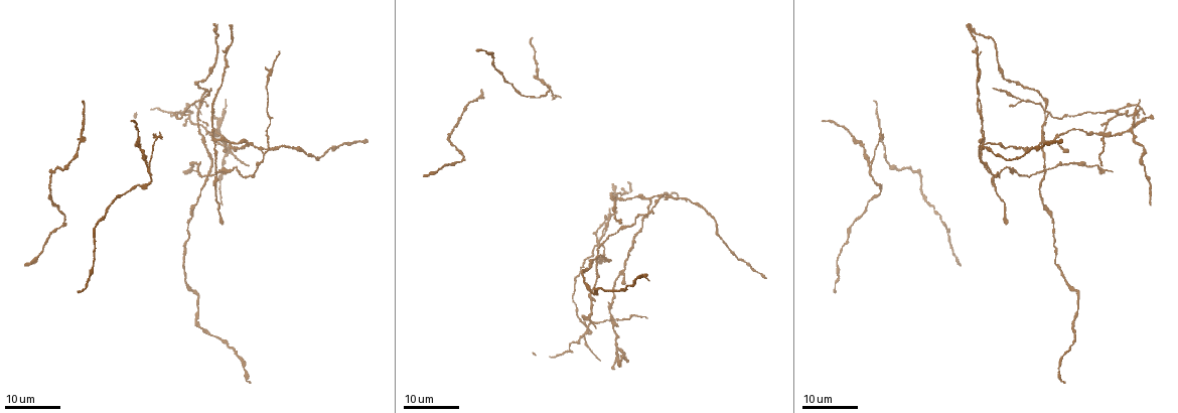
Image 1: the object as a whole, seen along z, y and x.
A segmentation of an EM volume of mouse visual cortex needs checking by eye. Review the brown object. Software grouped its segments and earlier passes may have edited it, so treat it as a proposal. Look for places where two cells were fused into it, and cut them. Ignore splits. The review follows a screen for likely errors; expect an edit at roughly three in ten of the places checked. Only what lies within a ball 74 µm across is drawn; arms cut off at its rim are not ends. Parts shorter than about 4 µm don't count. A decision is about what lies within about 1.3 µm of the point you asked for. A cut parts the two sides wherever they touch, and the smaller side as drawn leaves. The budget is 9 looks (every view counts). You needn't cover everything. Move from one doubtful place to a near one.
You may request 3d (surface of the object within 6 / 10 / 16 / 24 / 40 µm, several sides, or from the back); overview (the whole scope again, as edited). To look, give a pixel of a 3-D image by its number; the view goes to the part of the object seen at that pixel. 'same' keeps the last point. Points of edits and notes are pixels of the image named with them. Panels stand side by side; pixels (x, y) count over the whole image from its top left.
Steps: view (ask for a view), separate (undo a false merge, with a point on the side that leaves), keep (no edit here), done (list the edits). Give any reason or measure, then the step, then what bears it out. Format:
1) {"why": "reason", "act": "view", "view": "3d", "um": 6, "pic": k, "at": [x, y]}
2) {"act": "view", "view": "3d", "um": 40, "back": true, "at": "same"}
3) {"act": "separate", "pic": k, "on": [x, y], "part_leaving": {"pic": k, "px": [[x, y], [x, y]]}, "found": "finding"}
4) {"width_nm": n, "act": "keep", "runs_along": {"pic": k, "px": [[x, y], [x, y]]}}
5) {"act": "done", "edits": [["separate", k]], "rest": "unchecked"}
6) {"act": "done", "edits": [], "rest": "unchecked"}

{"why": "three-way junction", "act": "view", "view": "3d", "um": 16, "pic": 1, "at": [1130, 130]}

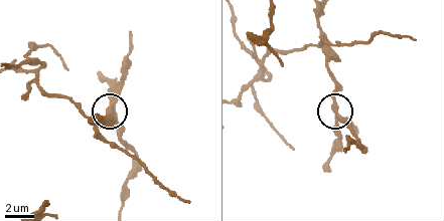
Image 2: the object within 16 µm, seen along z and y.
{"why": "zoom in", "act": "view", "view": "3d", "um": 10, "pic": 2, "at": [337, 114]}

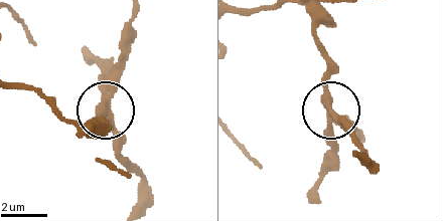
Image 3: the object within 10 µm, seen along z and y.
{"arms": 3, "act": "separate", "pic": 3, "on": [116, 138], "found": "a second cell is stuck on"}

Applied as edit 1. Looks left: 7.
{"act": "view", "view": "overview"}

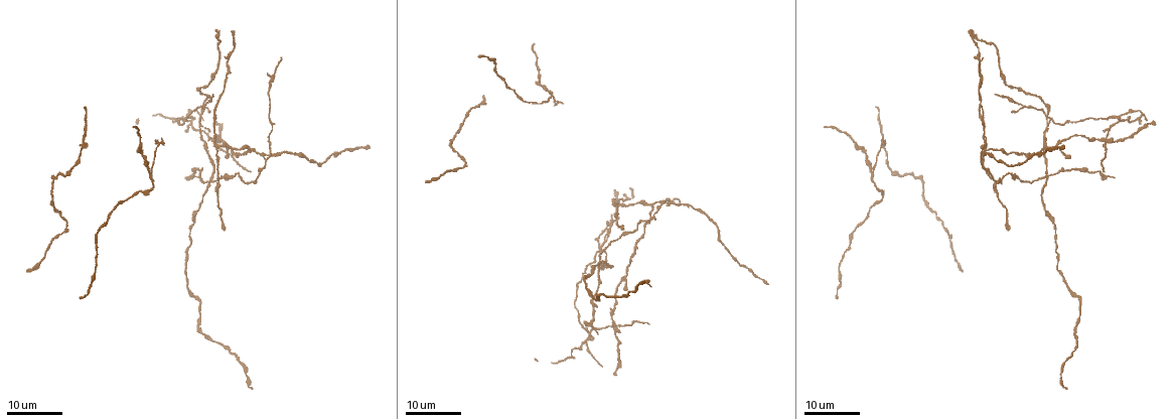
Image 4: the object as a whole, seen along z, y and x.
{"why": "side arm on a straight run", "act": "view", "view": "3d", "um": 16, "pic": 4, "at": [217, 147]}

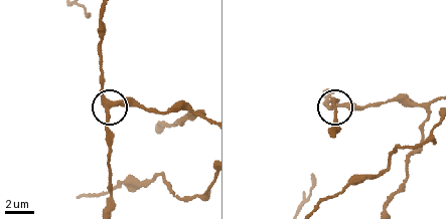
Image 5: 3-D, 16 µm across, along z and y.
{"act": "view", "view": "3d", "um": 6, "pic": 5, "at": [106, 106]}

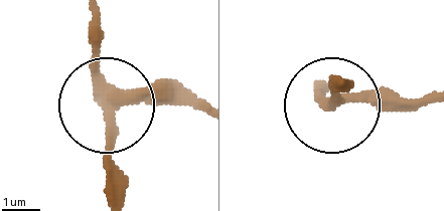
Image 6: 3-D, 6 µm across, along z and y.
{"side_arm_um": 67, "act": "keep", "runs_along": {"pic": 6, "px": [[197, 107], [114, 103], [91, 10]]}, "found": "continuous, no second cell"}

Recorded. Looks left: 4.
{"why": "looks like a crossing", "act": "view", "view": "3d", "um": 24, "pic": 4, "at": [612, 328]}

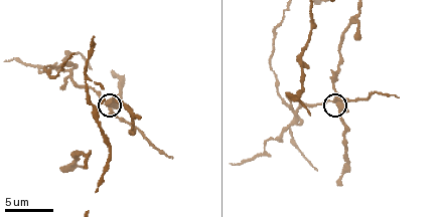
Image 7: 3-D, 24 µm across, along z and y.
{"act": "view", "view": "3d", "um": 10, "pic": 7, "at": [335, 101]}

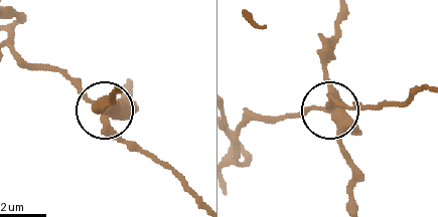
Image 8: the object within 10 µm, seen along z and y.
{"width_nm": 360, "act": "separate", "pic": 8, "on": [81, 89], "found": "a second cell is stuck on"}

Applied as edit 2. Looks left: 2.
{"act": "done", "edits": [["separate", 3], ["separate", 8]], "rest": "unchecked"}

